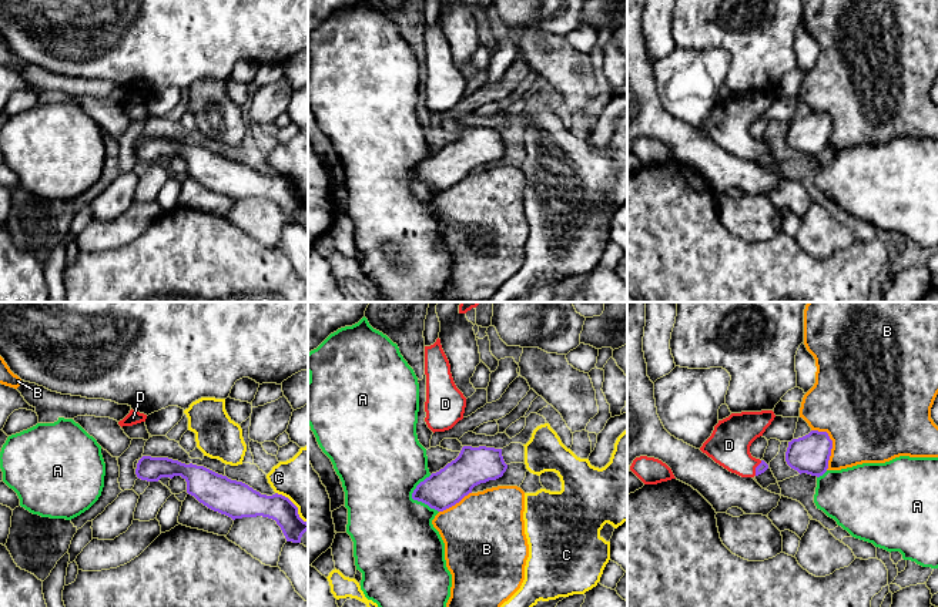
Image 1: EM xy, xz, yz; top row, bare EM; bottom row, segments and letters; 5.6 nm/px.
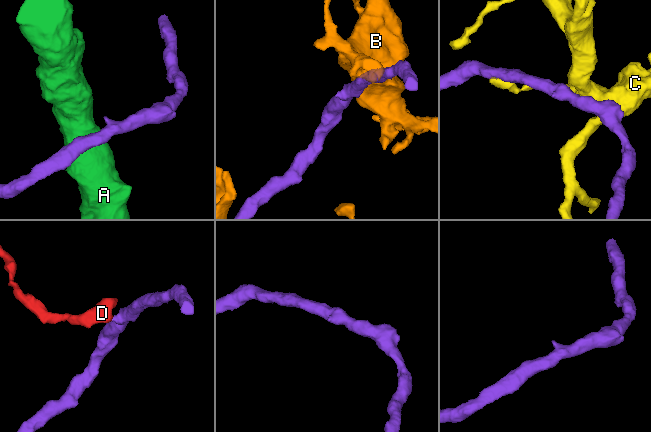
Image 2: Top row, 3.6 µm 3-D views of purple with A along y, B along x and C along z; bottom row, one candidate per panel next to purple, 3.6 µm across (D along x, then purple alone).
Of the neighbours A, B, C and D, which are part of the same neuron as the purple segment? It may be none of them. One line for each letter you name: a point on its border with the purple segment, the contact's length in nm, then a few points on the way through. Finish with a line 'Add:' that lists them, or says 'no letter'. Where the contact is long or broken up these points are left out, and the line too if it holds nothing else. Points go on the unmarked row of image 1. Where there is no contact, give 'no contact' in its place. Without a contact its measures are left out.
D: contact yz (756, 148); length 100 nm; way yz (763, 147), (756, 148), (729, 126)
Add: D

